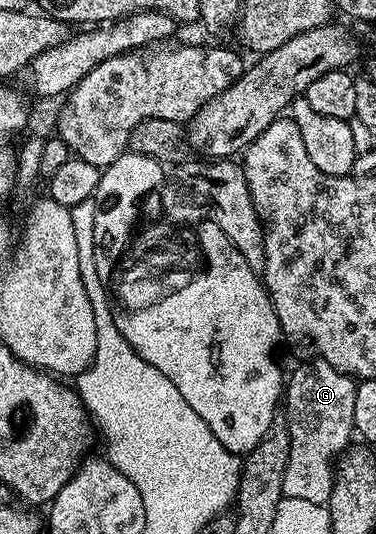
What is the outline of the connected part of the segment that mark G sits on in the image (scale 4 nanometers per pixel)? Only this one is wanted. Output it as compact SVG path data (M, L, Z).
M312 358L302 361L293 374L289 374L285 388L285 410L287 406L287 427L289 428L289 460L286 462L282 480L284 497L303 499L326 505L331 498L334 482L334 467L338 455L352 443L354 437L353 411L356 396L356 381L347 374L333 368L324 358Z

